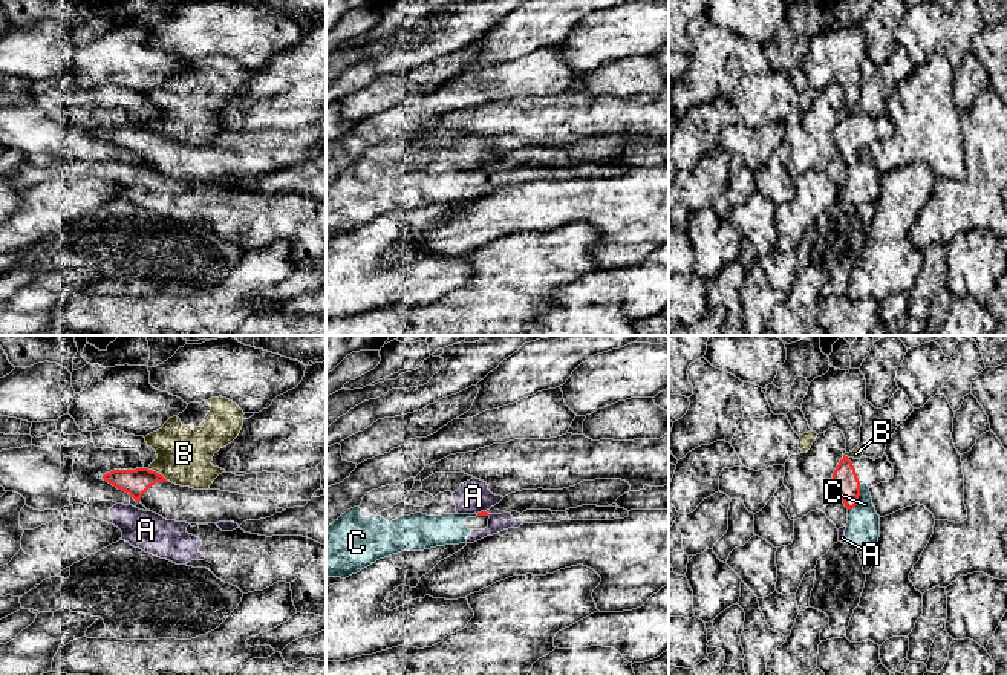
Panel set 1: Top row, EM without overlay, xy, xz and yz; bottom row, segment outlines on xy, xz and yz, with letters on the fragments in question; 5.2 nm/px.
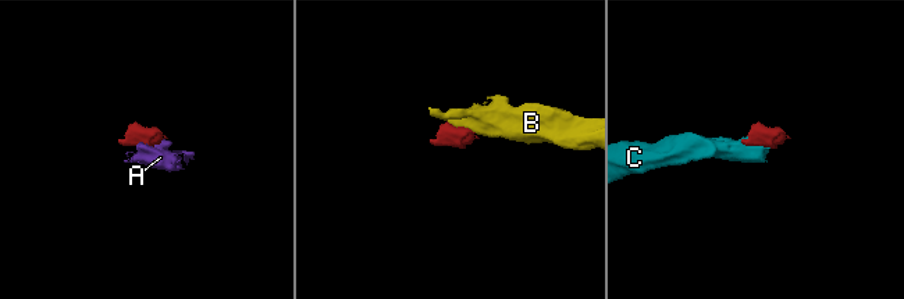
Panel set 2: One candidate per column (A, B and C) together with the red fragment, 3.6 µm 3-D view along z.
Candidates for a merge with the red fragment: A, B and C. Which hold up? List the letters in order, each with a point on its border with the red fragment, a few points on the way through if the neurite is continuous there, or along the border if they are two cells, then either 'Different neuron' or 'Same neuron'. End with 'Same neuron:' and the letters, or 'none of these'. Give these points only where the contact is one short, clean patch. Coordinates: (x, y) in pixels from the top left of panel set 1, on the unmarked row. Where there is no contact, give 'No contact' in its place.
A: Touches red at xz (481, 169). Boundary: xz (485, 167), (476, 170). Different neuron
B: Touches red at xy (158, 130). Boundary: xy (147, 126), (159, 130), (167, 138). Different neuron
C: Touches red at yz (859, 152). Different neuron
Same neuron: none of these

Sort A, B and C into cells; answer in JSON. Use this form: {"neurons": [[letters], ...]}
{"neurons": [["A", "C"], ["B"]]}

